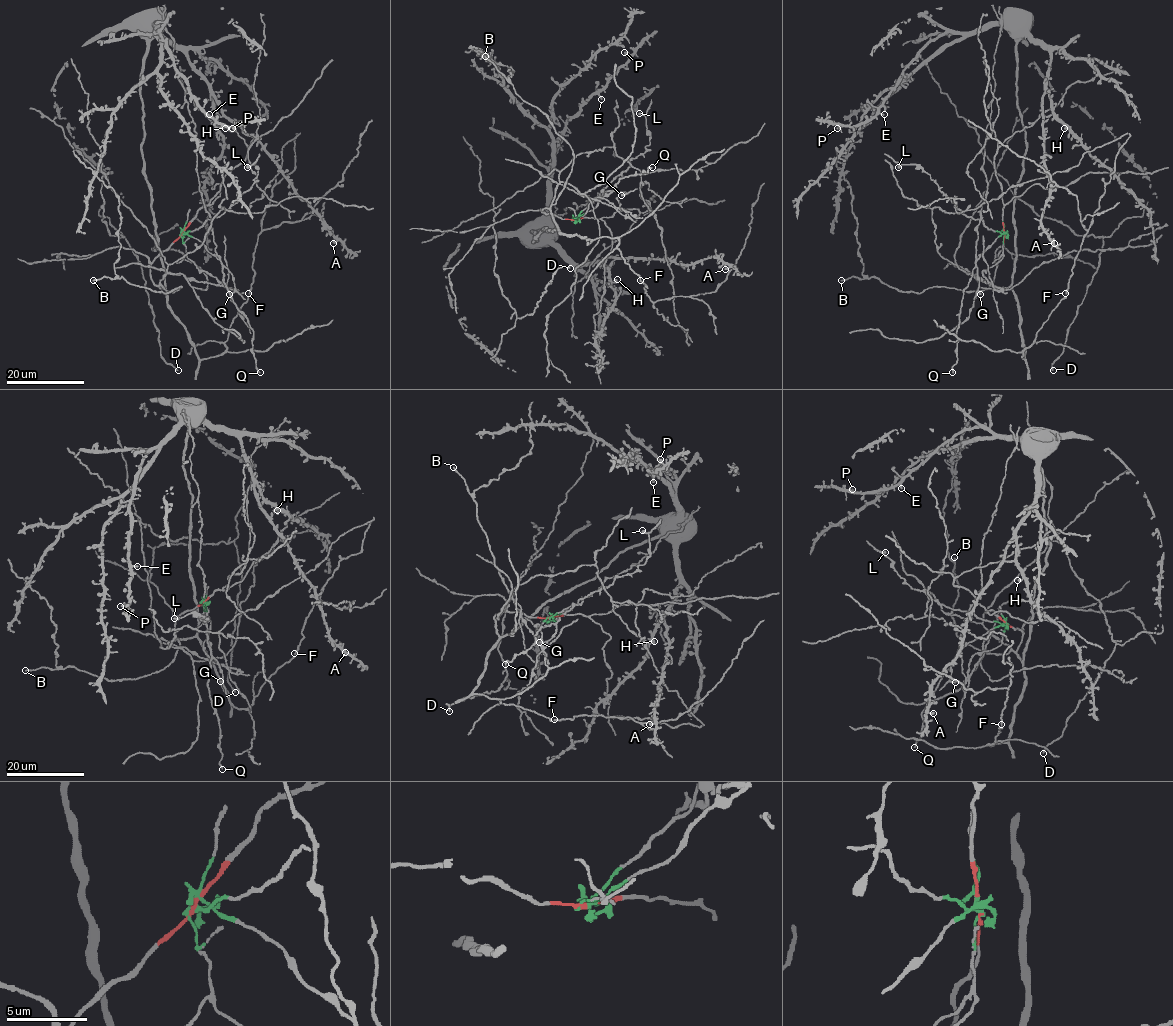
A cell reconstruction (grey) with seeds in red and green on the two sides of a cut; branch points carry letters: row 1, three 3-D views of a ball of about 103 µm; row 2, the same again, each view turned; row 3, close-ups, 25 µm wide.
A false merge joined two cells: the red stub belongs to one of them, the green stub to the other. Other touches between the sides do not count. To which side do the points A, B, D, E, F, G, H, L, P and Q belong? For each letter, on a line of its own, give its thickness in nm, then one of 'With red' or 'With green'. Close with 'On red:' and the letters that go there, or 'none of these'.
A: Thickness 400 nm. With red
B: Thickness 180 nm. With red
D: Thickness 240 nm. With red
E: Thickness 280 nm. With red
F: Thickness 160 nm. With red
G: Thickness 280 nm. With green
H: Thickness 480 nm. With red
L: Thickness 400 nm. With green
P: Thickness 480 nm. With red
Q: Thickness 190 nm. With green
On red: A, B, D, E, F, H, P

